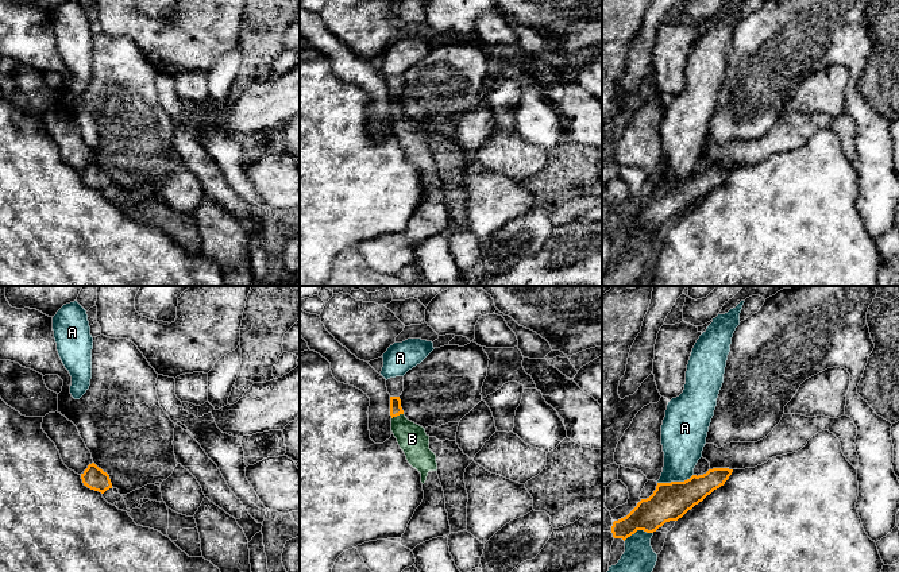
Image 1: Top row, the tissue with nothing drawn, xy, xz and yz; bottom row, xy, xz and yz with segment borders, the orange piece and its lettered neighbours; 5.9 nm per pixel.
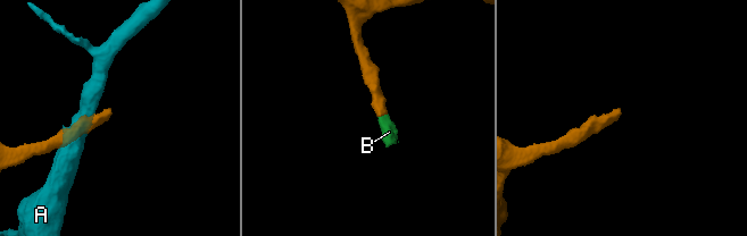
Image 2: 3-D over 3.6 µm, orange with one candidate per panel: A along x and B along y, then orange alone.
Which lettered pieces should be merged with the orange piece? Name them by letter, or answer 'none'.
B

